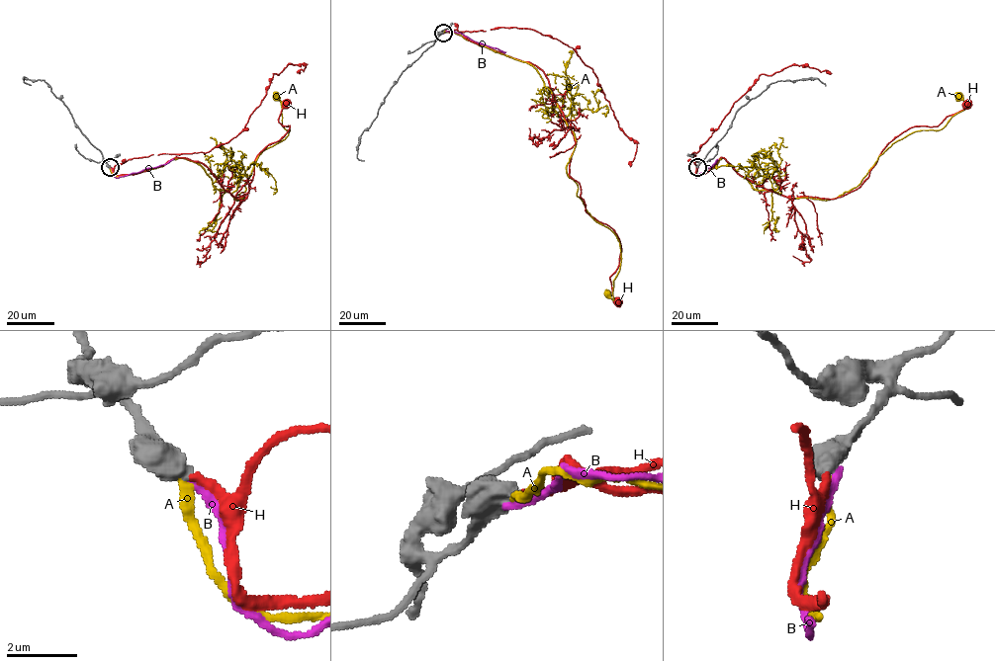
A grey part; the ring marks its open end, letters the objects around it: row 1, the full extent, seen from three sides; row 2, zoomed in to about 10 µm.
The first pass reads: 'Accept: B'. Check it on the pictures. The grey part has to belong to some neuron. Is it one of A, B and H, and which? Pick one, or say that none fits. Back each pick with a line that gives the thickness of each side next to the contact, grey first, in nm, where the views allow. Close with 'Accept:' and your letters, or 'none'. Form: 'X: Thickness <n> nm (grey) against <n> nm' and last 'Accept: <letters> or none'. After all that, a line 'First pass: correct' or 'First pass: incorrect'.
H: Thickness 550 nm (grey) against 240 nm
Accept: H
First pass: incorrect

